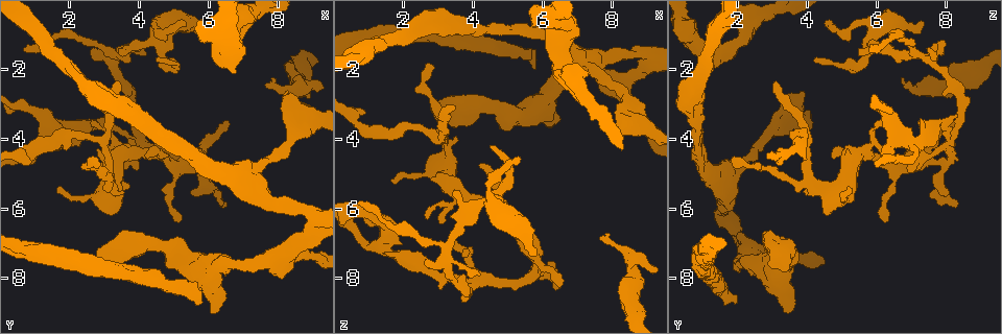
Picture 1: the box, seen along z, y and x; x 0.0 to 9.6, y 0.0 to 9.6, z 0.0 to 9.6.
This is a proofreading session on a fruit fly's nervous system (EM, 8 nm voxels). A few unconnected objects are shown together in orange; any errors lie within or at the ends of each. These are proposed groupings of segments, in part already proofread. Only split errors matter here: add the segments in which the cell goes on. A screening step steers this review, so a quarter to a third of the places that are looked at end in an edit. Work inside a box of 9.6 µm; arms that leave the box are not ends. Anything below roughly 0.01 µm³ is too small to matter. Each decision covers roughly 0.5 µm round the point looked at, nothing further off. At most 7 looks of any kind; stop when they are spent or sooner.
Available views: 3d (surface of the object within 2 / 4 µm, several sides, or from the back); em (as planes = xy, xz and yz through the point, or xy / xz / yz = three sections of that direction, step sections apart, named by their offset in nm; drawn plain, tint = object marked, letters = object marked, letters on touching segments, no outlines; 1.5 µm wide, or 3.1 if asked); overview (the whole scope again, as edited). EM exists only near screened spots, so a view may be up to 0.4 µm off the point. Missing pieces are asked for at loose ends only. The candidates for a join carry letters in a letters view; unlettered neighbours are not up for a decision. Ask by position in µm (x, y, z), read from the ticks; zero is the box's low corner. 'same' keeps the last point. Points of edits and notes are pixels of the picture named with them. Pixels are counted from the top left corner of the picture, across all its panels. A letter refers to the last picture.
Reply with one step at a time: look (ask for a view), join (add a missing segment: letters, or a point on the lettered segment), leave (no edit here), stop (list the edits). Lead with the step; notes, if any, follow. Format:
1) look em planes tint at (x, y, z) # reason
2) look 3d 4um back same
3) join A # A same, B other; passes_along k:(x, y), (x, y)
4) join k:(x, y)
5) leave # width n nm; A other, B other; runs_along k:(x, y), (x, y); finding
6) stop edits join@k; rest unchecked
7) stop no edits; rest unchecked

look 3d 4um back at (5.50, 5.60, 7.95) # an open end

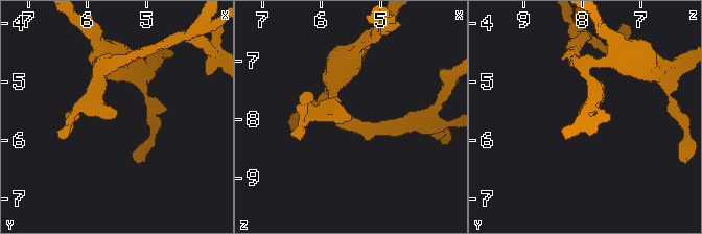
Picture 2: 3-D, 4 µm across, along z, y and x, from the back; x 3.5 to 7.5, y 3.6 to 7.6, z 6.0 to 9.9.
look em planes letters at (5.55, 5.60, 8.00)

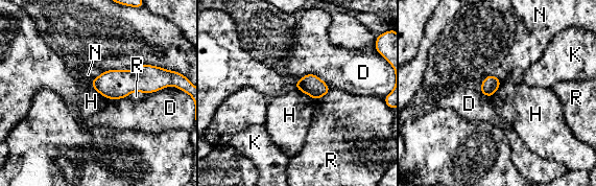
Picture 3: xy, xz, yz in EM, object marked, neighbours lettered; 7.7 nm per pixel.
leave # width 140 nm; D other, H other, K other, N other, R other; border 3:(291, 85), (315, 100); no lettered segment goes on from it

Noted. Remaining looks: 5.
look 3d 2um at (5.15, 6.40, 6.25) # free end

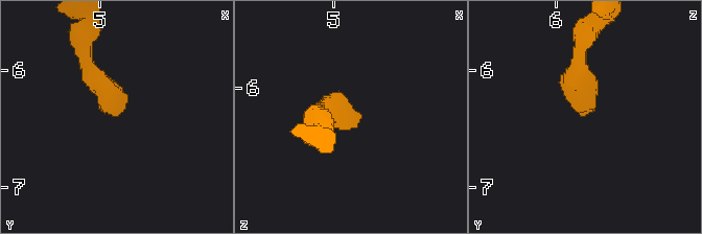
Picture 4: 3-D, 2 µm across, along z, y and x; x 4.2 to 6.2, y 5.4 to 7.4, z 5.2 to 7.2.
look em planes plain at (5.22, 6.36, 6.26) # need the tissue

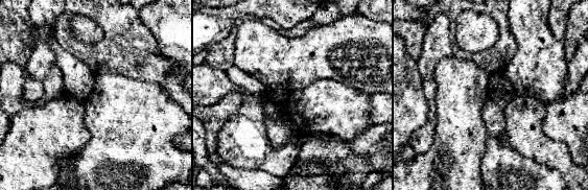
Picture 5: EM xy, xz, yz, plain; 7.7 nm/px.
look em planes letters same

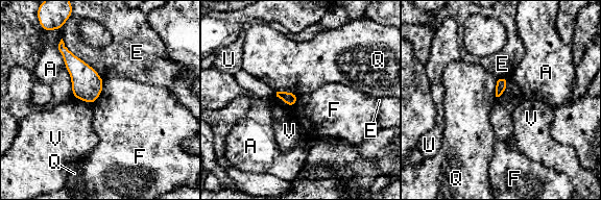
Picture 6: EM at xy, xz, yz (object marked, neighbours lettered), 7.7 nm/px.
leave # longest_contact E 460 nm; A other, E other, F other, Q other, U other, V other; no lettered segment goes on from it

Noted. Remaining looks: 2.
look 3d 2um back at (8.70, 2.80, 7.85) # free end

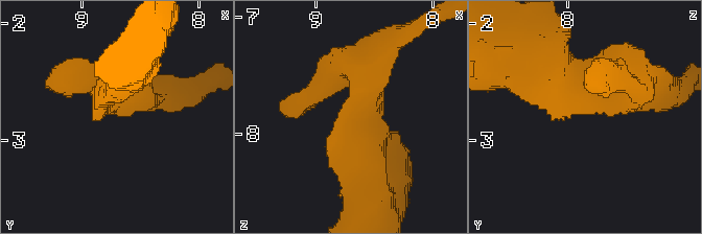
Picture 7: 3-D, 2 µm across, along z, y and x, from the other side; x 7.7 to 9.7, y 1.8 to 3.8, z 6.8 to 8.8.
look em planes letters at (8.78, 2.78, 7.88)

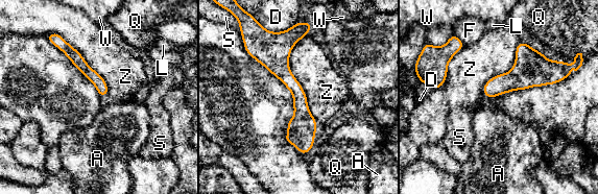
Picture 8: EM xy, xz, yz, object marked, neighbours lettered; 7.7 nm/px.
leave # A other, D other, F other, L other, Q other, S other, W other, Z other; border 8:(309, 31), (289, 70), (316, 121); none of them fits

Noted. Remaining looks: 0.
stop no edits; rest unchecked

